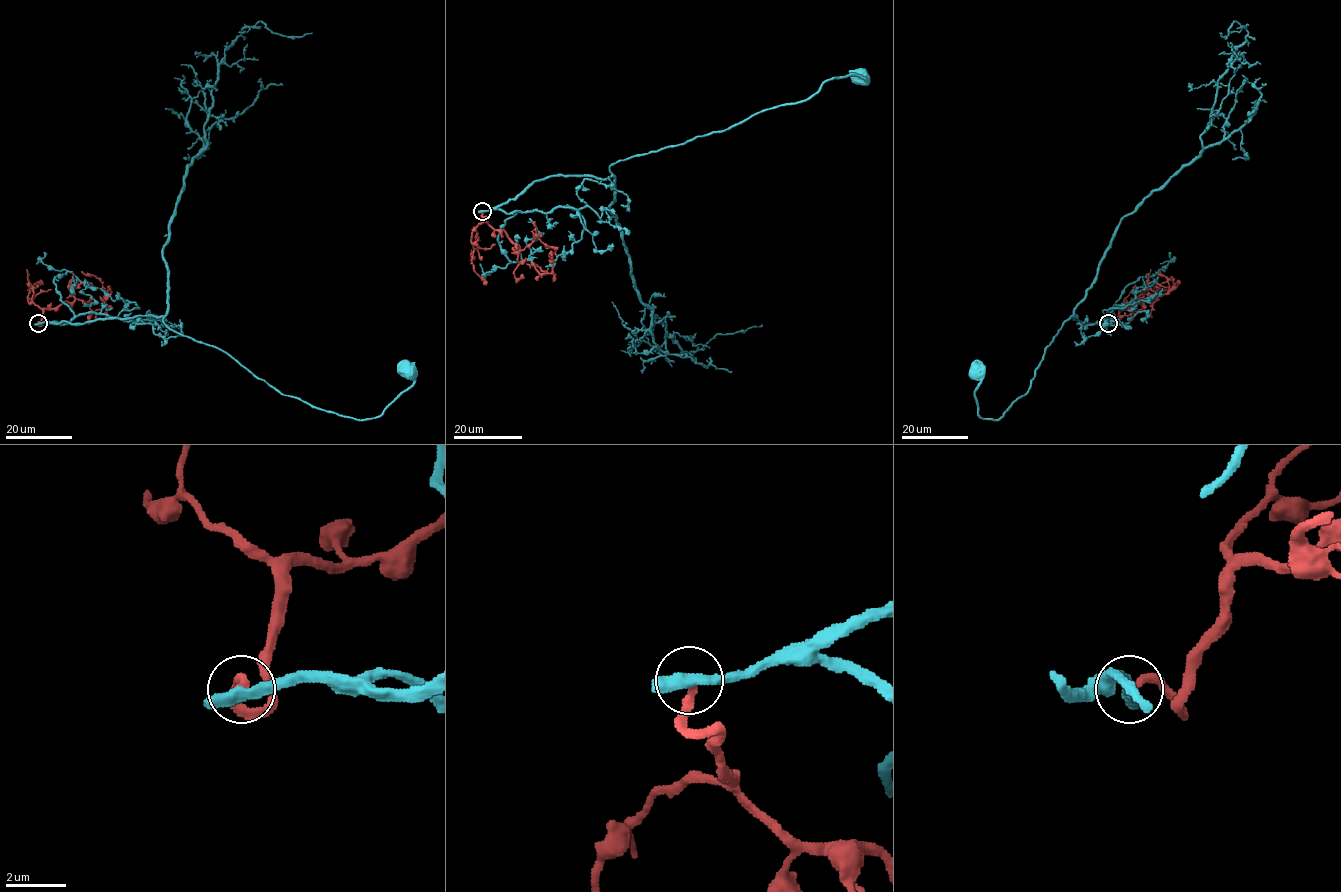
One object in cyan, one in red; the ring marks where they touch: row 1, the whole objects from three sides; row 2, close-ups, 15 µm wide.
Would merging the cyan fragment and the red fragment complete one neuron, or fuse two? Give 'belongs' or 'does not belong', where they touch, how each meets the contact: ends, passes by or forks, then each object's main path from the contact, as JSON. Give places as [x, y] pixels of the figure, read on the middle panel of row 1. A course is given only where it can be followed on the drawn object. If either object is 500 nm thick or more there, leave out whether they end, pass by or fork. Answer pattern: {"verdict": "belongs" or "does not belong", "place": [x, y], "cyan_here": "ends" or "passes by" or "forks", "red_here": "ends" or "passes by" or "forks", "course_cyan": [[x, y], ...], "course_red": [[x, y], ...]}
{"verdict": "does not belong", "place": [482, 211], "cyan_here": "passes by", "red_here": "ends", "course_cyan": [[483, 211], [553, 176], [607, 179], [618, 160], [801, 102], [833, 78], [866, 80], [861, 74]], "course_red": [[483, 211], [489, 223], [502, 229], [519, 247], [518, 260], [530, 260], [540, 273], [550, 273], [552, 255]]}

